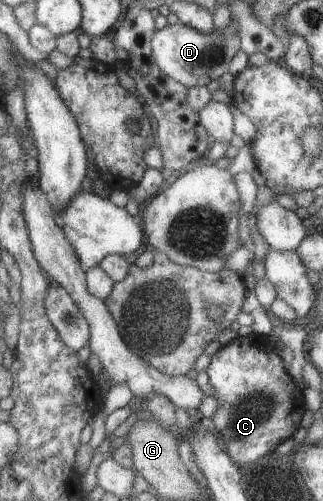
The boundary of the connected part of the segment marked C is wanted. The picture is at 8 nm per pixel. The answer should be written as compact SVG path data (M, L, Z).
M252 332L244 337L235 337L225 345L220 346L210 356L210 362L205 372L219 404L211 422L214 424L215 433L223 450L237 467L254 462L266 454L267 450L275 448L285 438L292 435L297 430L301 416L305 411L302 392L297 390L293 379L287 374L279 354L277 346L270 338Z

